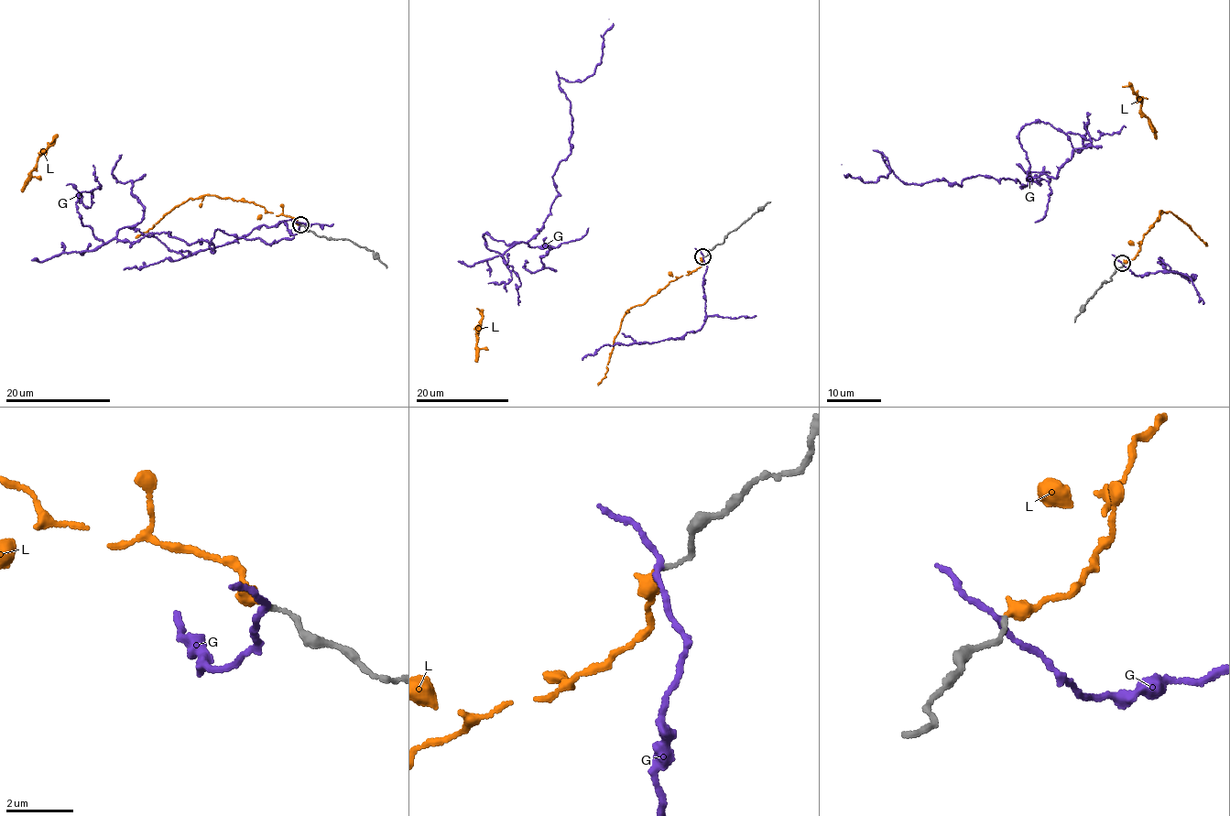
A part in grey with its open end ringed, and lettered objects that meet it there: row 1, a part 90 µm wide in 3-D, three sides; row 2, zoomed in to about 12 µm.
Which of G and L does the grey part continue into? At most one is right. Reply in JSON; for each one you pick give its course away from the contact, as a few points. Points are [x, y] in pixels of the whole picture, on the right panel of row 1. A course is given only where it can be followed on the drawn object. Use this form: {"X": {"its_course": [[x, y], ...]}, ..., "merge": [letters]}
{"merge": ["L"]}

